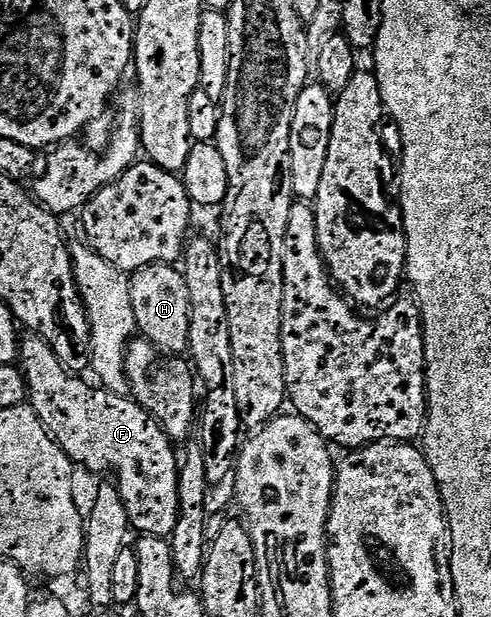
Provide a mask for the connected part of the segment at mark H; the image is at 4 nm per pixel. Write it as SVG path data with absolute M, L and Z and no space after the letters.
M175 264L142 267L131 274L132 306L139 336L156 346L164 355L184 355L189 352L190 321L186 317L186 303L190 301L190 287L183 272Z

